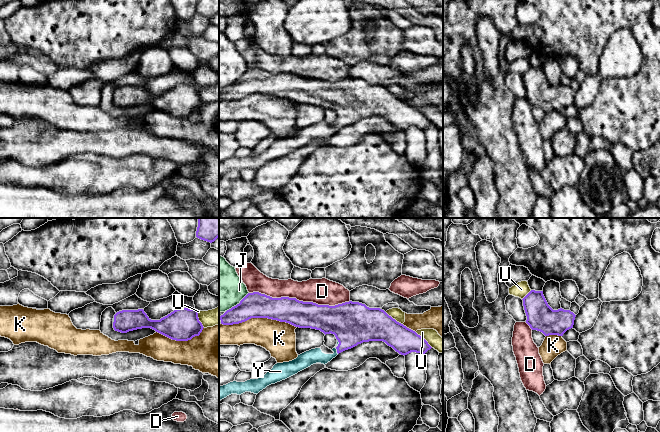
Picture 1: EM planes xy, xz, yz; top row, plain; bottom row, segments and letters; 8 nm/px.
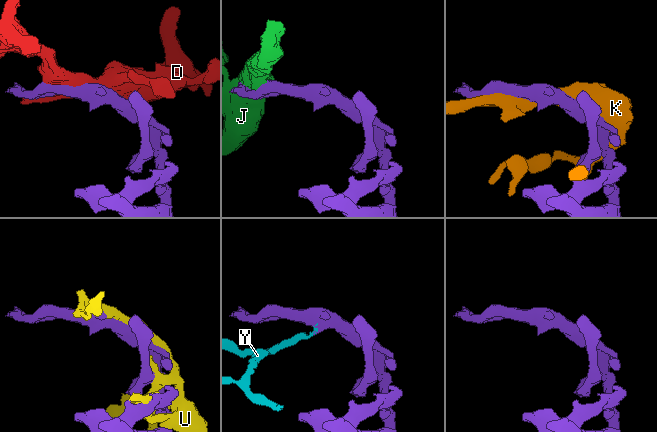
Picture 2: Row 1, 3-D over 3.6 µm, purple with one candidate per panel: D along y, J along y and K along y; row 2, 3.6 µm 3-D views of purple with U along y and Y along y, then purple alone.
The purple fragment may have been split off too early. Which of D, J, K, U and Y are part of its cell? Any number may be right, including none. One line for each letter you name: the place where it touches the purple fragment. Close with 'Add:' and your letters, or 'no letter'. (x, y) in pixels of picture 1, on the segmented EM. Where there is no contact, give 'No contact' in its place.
Y: Touches purple at xz (337, 346)
Add: Y

